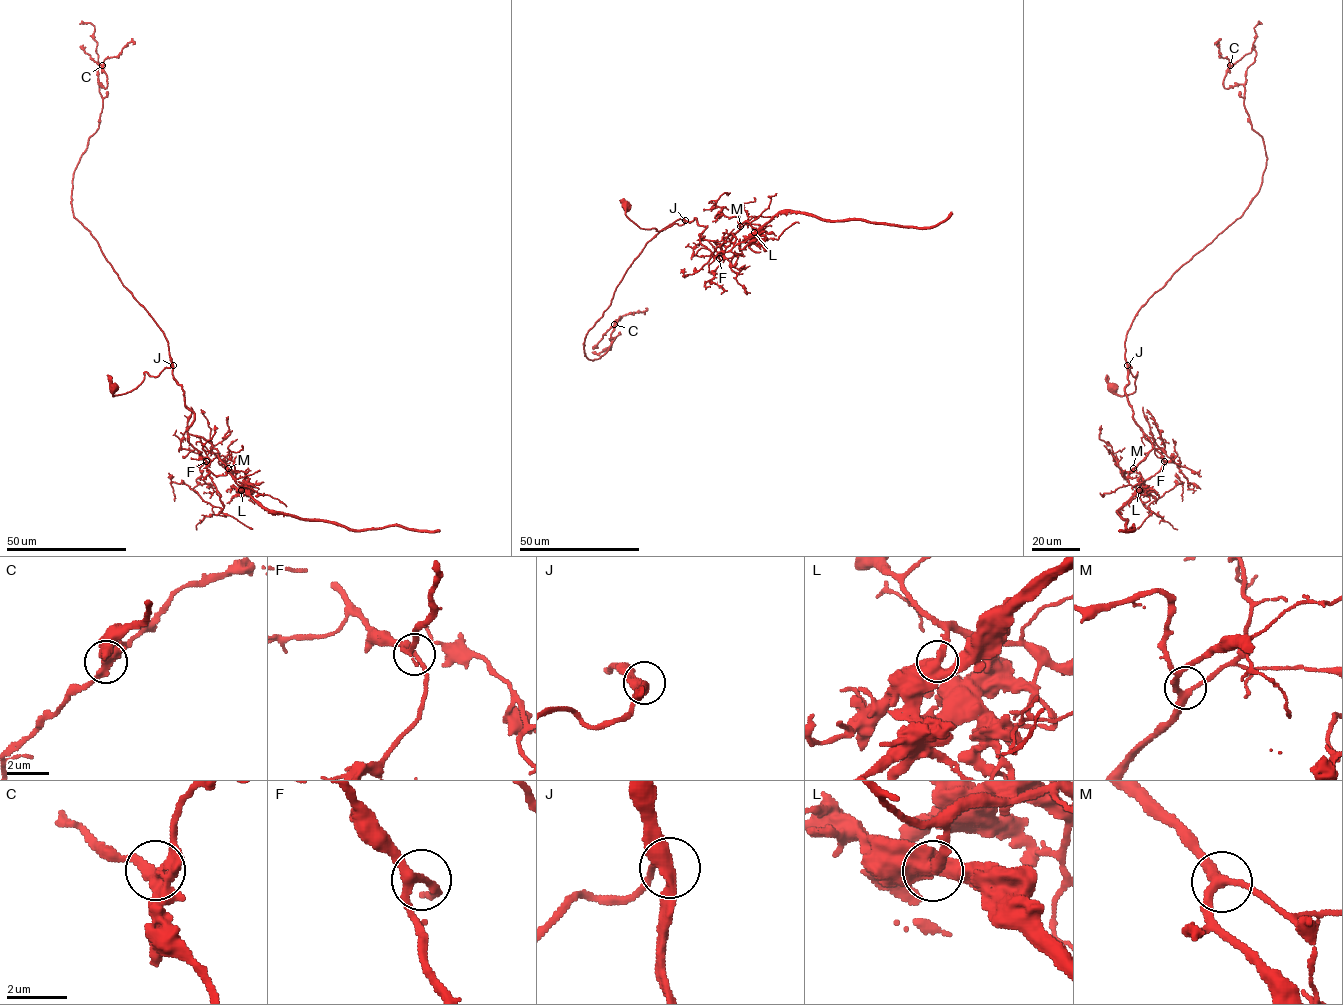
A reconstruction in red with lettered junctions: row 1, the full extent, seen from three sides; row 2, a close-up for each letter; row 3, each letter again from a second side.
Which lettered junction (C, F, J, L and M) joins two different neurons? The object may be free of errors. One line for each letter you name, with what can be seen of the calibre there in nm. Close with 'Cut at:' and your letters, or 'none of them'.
L: calibre 460 nm
Cut at: L

